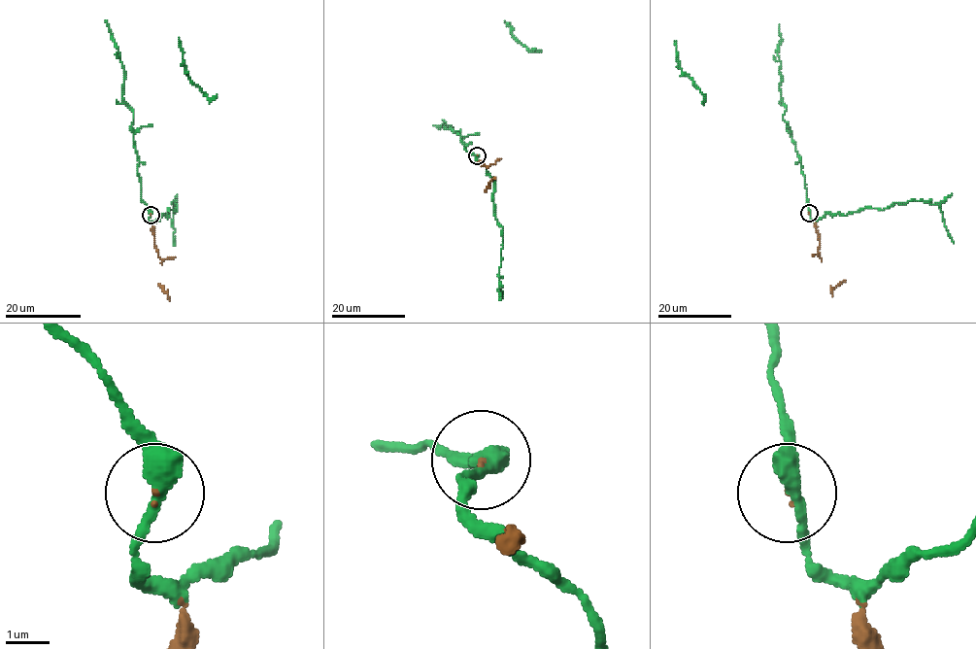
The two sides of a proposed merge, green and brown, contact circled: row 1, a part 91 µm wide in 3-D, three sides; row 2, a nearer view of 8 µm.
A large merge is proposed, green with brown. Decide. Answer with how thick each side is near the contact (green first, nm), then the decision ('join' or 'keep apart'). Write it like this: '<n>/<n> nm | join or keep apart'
400/50 nm | join

